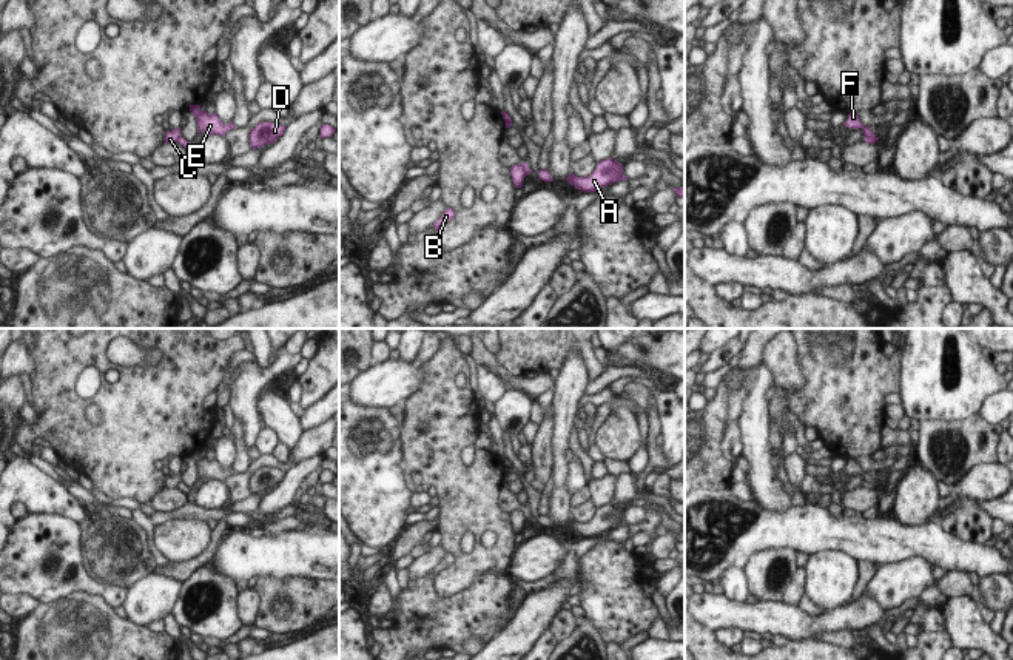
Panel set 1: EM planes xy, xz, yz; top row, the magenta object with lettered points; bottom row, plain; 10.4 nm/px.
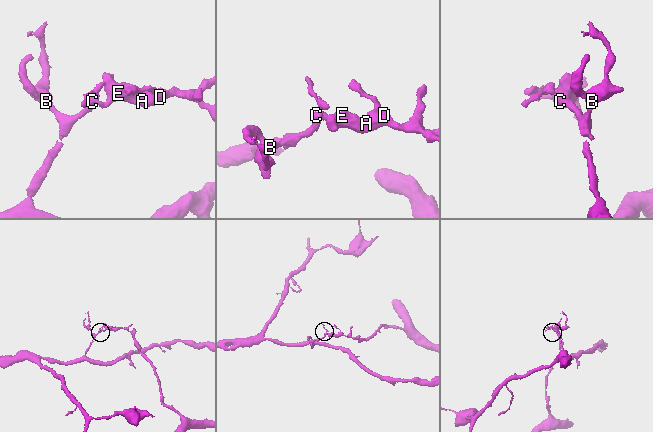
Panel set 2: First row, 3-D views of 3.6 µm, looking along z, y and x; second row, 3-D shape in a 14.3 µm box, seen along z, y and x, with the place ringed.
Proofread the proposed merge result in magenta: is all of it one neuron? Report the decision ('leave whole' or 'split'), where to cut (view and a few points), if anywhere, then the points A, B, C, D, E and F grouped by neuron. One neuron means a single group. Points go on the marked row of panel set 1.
split; cut in xz along (521, 164), (526, 175); A D E / B C F

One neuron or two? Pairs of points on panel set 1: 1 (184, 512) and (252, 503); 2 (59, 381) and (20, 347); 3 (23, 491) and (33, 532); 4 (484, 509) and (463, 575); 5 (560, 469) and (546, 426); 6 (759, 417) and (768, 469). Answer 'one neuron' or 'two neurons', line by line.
1: one neuron
2: two neurons
3: two neurons
4: one neuron
5: two neurons
6: one neuron

